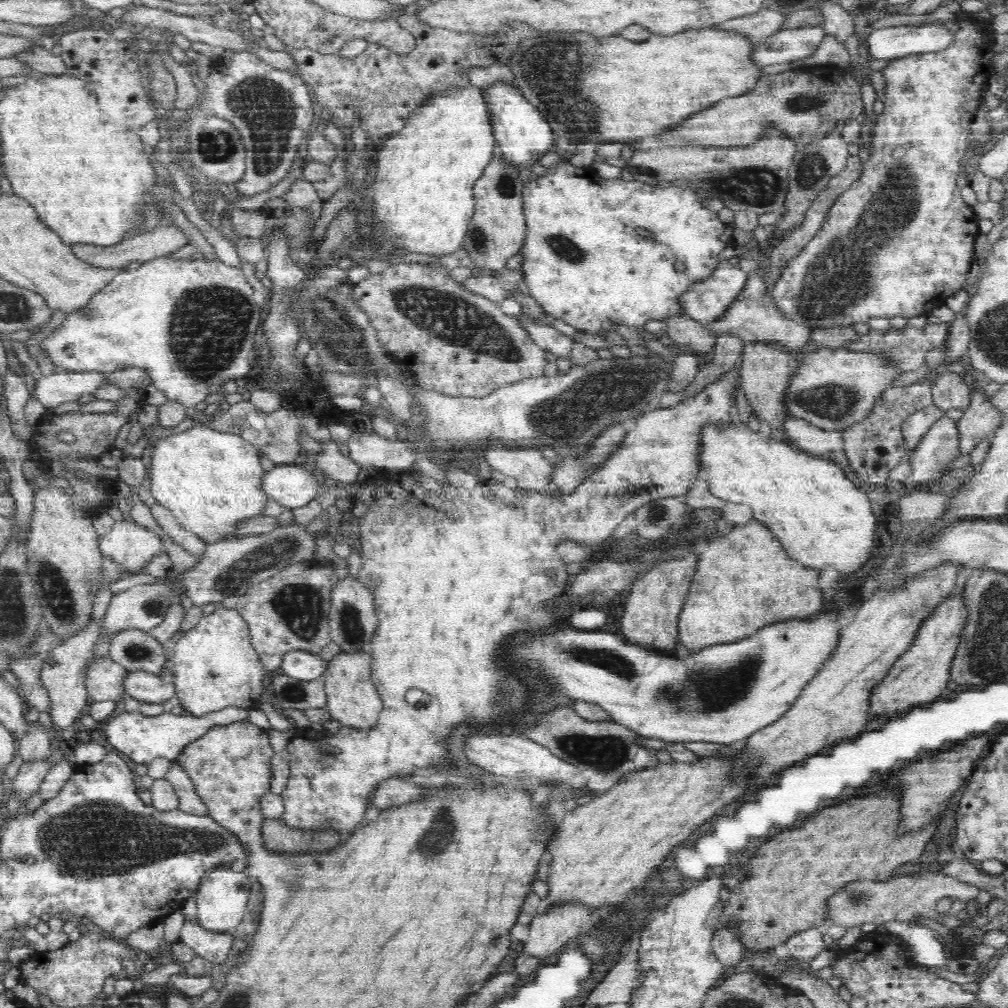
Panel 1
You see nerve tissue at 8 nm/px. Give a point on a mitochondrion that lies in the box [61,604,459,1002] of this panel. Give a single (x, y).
(297, 871)

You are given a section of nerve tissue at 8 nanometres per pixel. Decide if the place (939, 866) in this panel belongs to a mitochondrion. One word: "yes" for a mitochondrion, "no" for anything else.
no

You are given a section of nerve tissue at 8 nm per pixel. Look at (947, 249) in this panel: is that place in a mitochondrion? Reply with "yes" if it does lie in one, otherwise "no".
no

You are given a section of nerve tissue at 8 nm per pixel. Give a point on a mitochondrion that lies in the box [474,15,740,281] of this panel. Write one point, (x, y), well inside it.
(547, 66)

